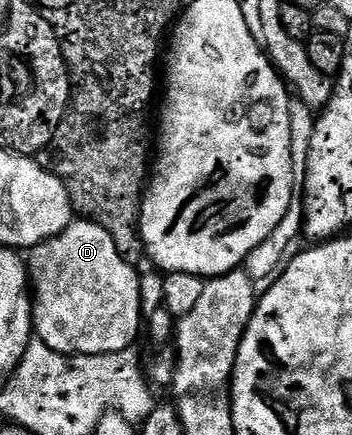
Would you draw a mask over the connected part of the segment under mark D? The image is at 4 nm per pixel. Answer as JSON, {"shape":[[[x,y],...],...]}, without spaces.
{"shape":[[[74,221],[62,234],[27,252],[28,274],[34,284],[32,326],[35,338],[63,355],[114,355],[129,350],[142,327],[142,283],[126,261],[107,226],[95,221]]]}

